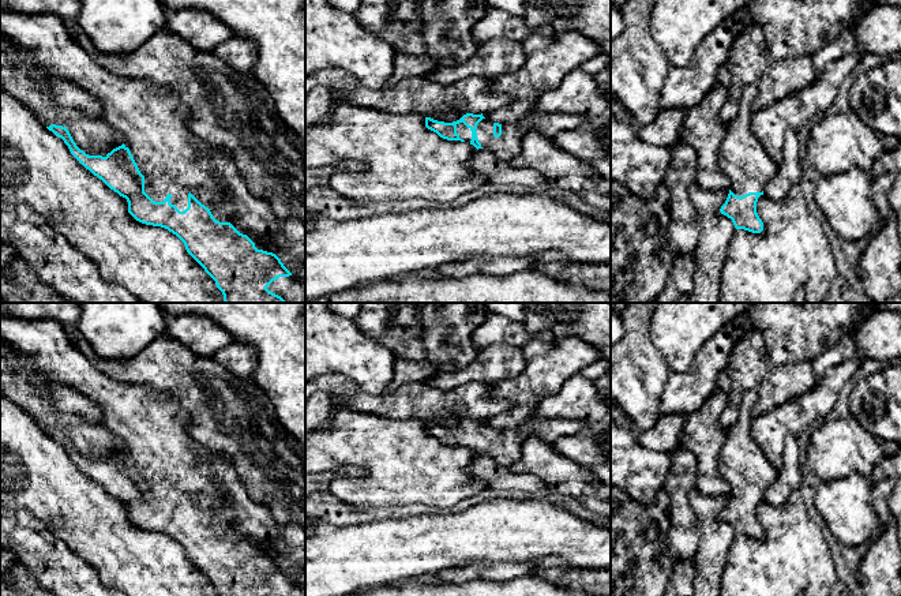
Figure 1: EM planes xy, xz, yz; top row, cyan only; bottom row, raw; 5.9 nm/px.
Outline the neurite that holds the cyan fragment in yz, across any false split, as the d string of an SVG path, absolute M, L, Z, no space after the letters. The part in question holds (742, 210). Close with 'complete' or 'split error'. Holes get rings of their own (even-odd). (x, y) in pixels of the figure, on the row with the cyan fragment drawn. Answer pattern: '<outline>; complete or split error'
M751 85L742 91L737 115L727 125L720 146L718 165L729 180L729 194L721 206L721 214L732 220L736 229L752 233L763 230L757 213L757 202L770 179L777 173L777 164L752 132L752 105L757 89Z; split error

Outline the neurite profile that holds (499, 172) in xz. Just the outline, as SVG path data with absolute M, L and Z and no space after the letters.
M478 149L473 154L469 168L484 175L488 184L537 185L545 181L534 169L513 168L507 161L499 160L485 149Z

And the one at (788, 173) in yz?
M788 128L784 135L782 162L778 165L776 176L767 181L763 194L773 200L780 200L800 181L799 138L795 130Z

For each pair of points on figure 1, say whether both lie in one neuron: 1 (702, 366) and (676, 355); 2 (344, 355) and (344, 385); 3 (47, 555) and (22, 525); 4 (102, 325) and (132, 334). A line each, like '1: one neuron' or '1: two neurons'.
1: two neurons
2: two neurons
3: one neuron
4: one neuron

